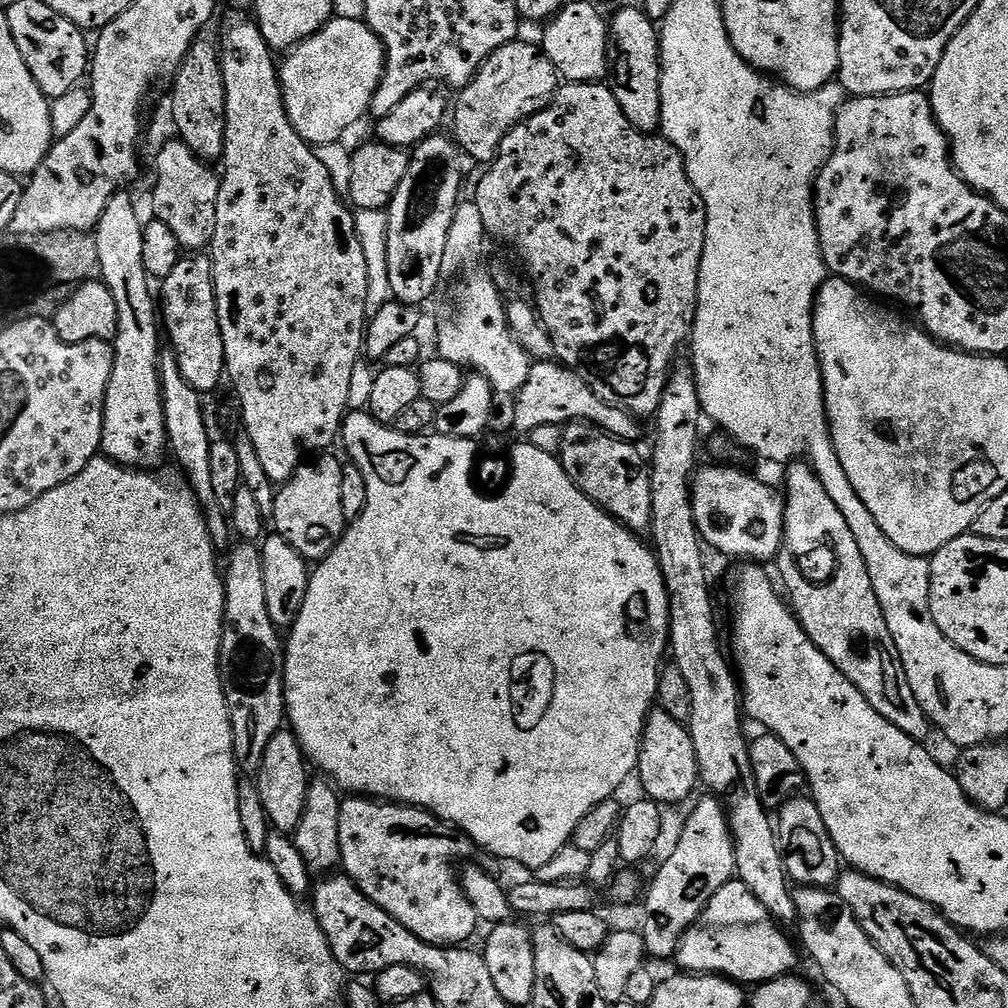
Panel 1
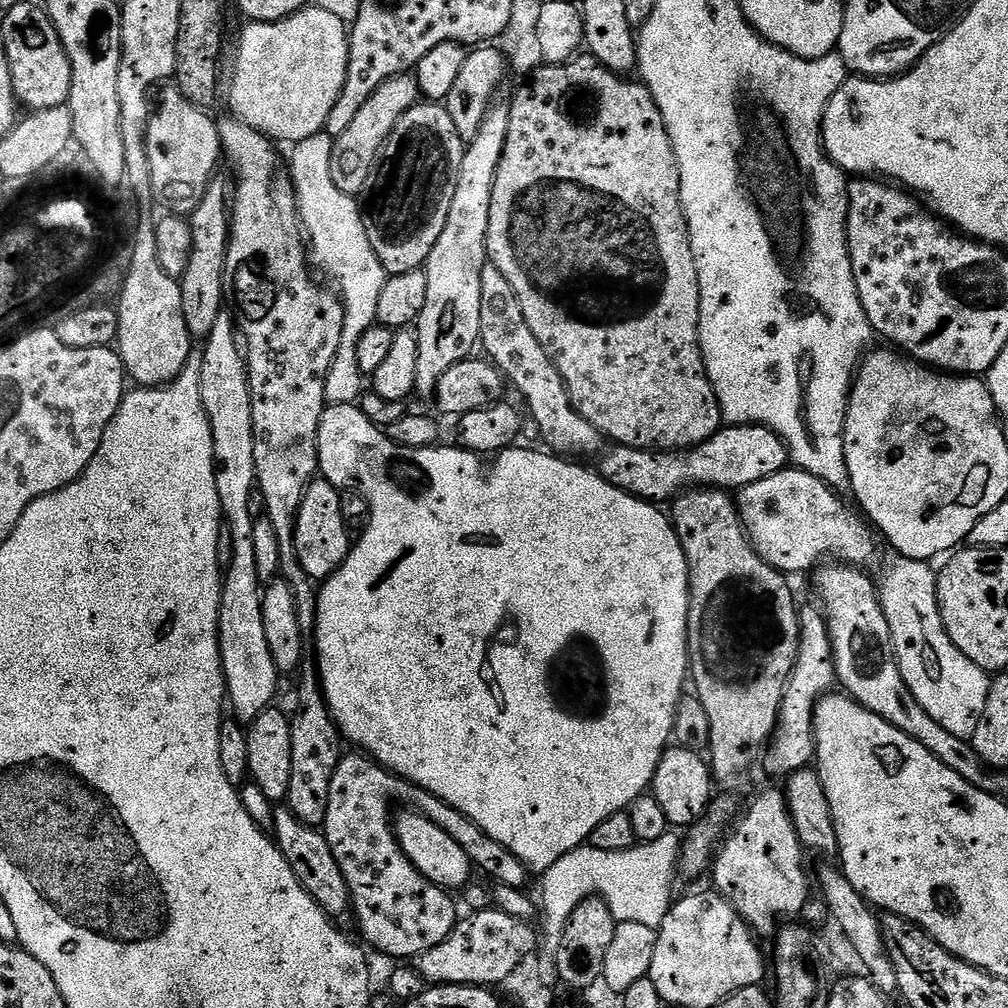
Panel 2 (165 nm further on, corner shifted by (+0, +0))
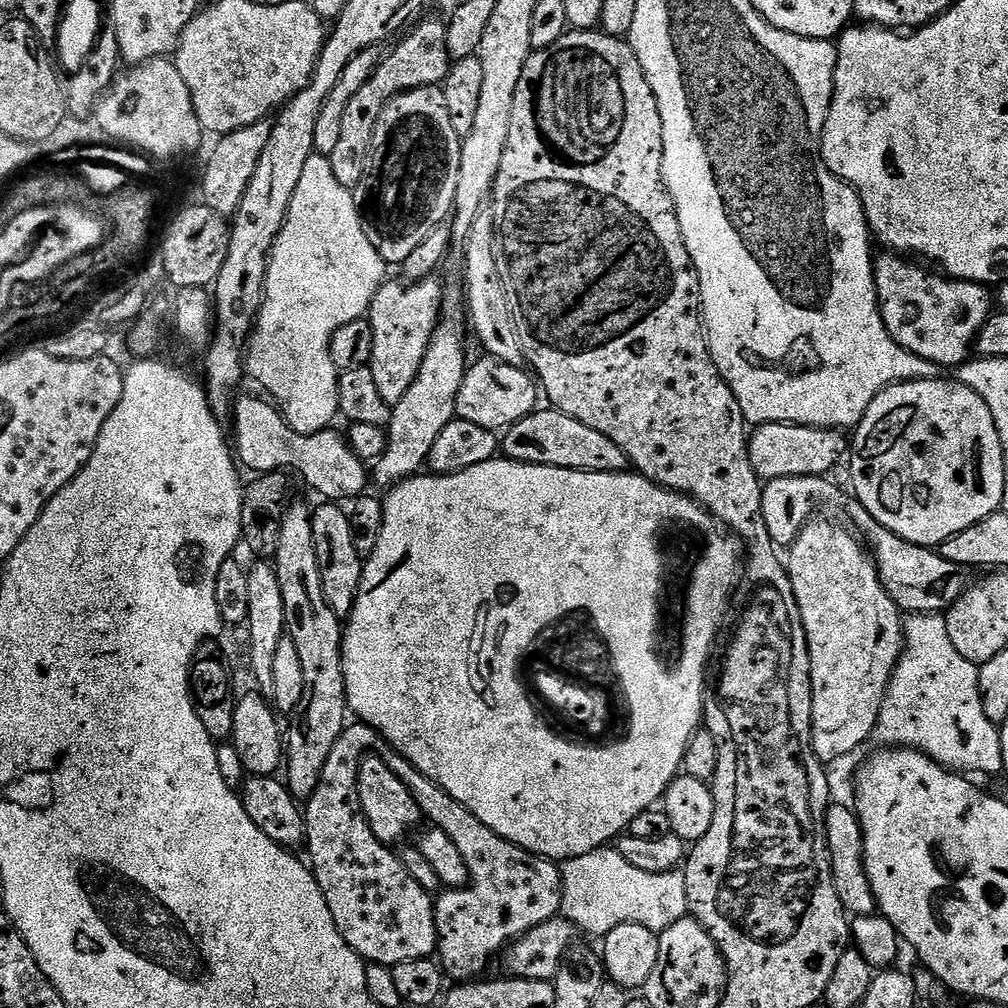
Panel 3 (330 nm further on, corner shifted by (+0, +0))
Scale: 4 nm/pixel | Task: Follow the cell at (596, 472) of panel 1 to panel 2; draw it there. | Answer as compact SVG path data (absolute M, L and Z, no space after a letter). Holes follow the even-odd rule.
M491 262L485 264L482 270L482 322L479 347L482 352L484 348L483 355L495 364L505 381L510 382L511 387L513 384L524 395L524 400L532 411L532 420L536 423L541 438L549 444L547 447L553 453L564 458L584 458L580 456L592 455L595 457L605 447L605 437L601 436L597 428L590 426L590 422L586 422L582 414L576 412L562 374L558 374L542 342L534 338L534 330L530 330L526 322L526 314L522 314L522 306L518 306L514 286L506 282L502 270L498 270L498 266Z

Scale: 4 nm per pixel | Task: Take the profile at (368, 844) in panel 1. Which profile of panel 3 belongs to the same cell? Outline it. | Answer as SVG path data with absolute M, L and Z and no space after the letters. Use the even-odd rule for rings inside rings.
M352 722L352 723L349 723L347 727L345 727L344 733L341 734L340 737L338 738L338 742L334 742L334 750L330 750L330 758L326 758L326 766L322 768L322 778L318 782L318 790L314 790L314 794L303 805L303 809L304 809L304 825L306 826L306 834L304 835L304 839L306 841L306 849L308 848L308 856L309 856L309 857L307 856L307 859L310 861L310 867L311 867L312 873L314 874L314 878L316 879L316 881L318 882L318 886L322 890L322 898L326 898L326 906L330 906L330 914L334 914L334 926L338 926L338 934L342 934L342 938L346 938L346 942L348 943L348 945L350 945L351 948L355 950L356 953L359 954L361 958L364 959L365 962L369 964L387 964L391 966L394 964L401 964L402 962L410 962L411 960L426 960L426 959L429 959L429 957L433 955L432 951L434 951L435 948L437 948L437 950L440 951L440 956L438 955L438 963L445 977L447 977L447 979L452 982L467 982L469 980L474 980L474 979L483 977L485 973L487 973L484 971L486 971L488 968L488 960L494 959L495 956L497 959L497 957L499 957L501 953L503 953L504 949L507 948L508 945L512 943L512 941L516 940L517 937L521 936L522 934L526 934L530 930L534 930L534 926L540 926L542 922L546 922L550 918L554 918L555 916L561 915L560 907L562 906L562 878L560 877L560 873L562 871L562 868L561 868L561 865L557 863L557 861L547 860L547 858L544 856L534 856L532 855L531 852L525 852L524 849L519 848L519 846L515 844L514 842L510 842L509 840L504 840L498 834L494 834L494 830L490 830L490 826L486 826L482 822L478 822L478 818L474 818L474 814L470 814L470 810L466 810L466 806L462 806L462 802L458 802L454 798L450 798L450 794L446 794L446 790L442 790L442 786L438 786L434 782L430 782L430 778L426 778L426 774L422 774L421 772L419 772L419 770L415 768L413 764L410 763L409 760L407 760L406 758L402 758L402 754L398 754L397 752L393 750L393 748L390 745L385 744L383 738L380 737L380 733L375 732L373 728L368 724ZM371 752L375 753L375 755L377 756L380 756L382 762L384 762L386 766L388 766L390 770L394 772L394 774L398 774L398 778L402 778L402 782L406 782L406 786L410 790L410 794L414 794L414 798L418 802L418 806L420 807L421 813L423 813L423 815L427 817L427 819L429 816L429 818L432 819L431 823L435 825L435 827L442 829L443 831L446 832L446 834L450 836L450 838L453 839L454 845L458 846L458 850L461 851L462 858L465 859L466 866L469 867L470 881L467 887L453 888L451 890L441 891L439 895L435 897L435 900L437 899L436 908L434 905L432 905L432 900L434 900L433 893L430 893L424 890L422 886L420 886L418 882L416 882L414 878L410 876L410 872L406 870L406 866L404 866L403 862L400 861L399 855L397 855L397 853L393 851L393 849L389 847L389 845L384 844L382 841L379 841L378 838L374 836L374 833L372 830L370 830L370 825L366 820L366 814L364 814L363 811L360 809L359 796L358 796L359 764L360 764L360 760L363 759L363 757L366 754L371 753Z

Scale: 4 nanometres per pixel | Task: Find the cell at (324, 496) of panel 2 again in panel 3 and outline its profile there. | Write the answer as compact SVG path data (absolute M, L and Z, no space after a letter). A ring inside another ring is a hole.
M324 502L324 505L319 509L318 507L312 513L312 525L314 526L314 554L318 554L318 566L320 567L320 573L322 574L322 594L326 598L326 606L330 606L330 610L334 610L334 614L341 618L346 618L352 612L352 607L356 601L356 595L358 594L358 586L362 582L362 574L364 573L364 560L358 554L358 550L354 550L354 534L350 534L350 522L348 521L348 513L342 507L339 508L339 503L336 502Z

